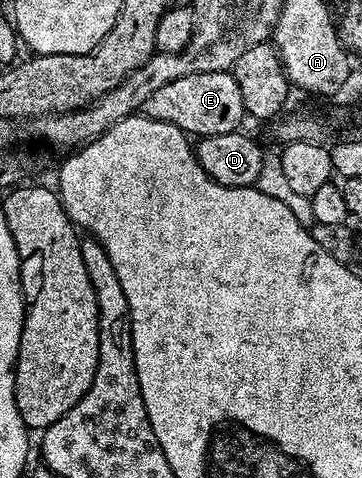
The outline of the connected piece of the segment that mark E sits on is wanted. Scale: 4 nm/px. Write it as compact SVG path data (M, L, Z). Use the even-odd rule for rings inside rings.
M230 70L180 76L180 80L172 80L172 84L164 84L164 88L152 92L152 96L144 100L141 113L152 120L172 124L187 136L198 138L220 136L224 132L238 130L242 118L247 117L244 100L240 100L240 87Z

